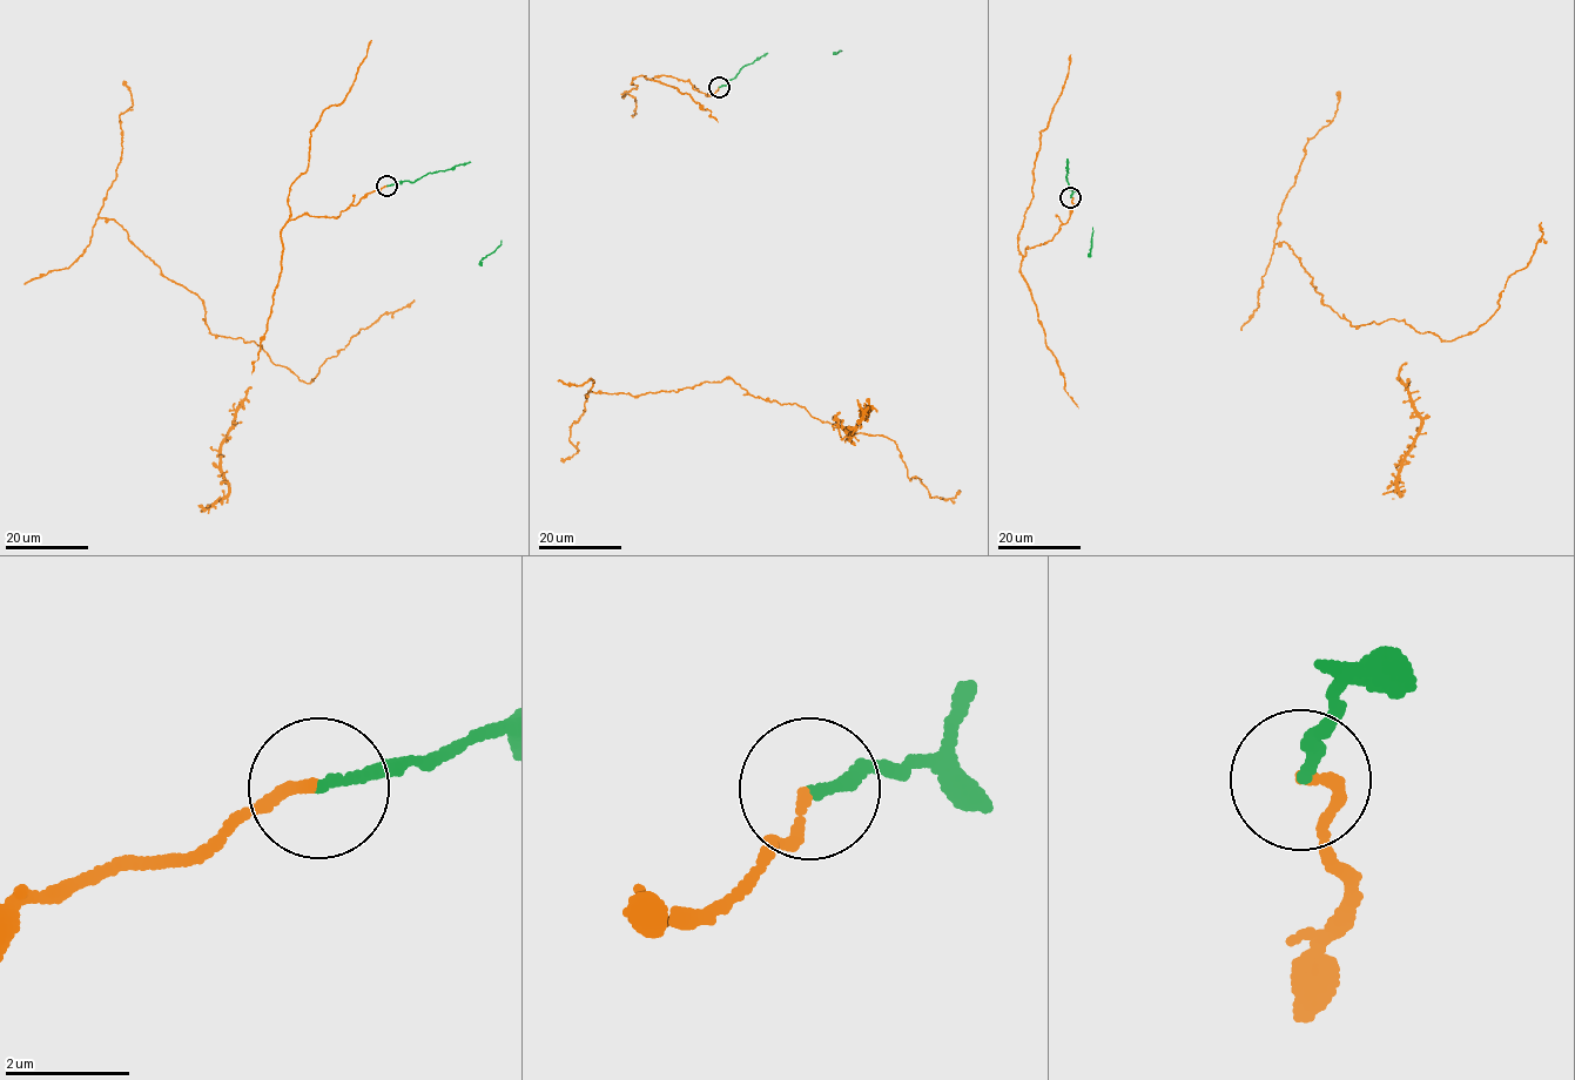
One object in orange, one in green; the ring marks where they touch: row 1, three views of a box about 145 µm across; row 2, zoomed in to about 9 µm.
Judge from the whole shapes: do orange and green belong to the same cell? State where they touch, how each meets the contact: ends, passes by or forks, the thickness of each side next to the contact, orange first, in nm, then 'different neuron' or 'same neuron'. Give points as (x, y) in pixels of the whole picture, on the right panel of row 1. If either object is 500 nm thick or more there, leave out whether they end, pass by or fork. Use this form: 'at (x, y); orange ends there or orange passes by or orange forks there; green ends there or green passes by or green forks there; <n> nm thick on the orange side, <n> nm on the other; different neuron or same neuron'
at (1070, 197); orange ends there; green ends there; 150 nm thick on the orange side, 150 nm on the other; different neuron

